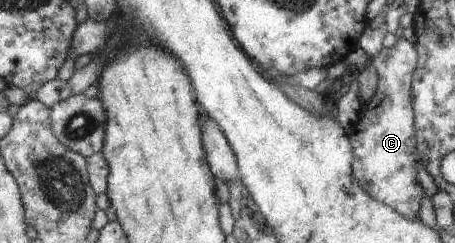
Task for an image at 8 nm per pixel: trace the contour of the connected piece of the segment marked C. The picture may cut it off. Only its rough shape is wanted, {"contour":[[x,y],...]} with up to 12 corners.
{"contour":[[416,46],[370,58],[371,110],[348,134],[352,173],[375,200],[419,219],[424,193],[411,100]]}

